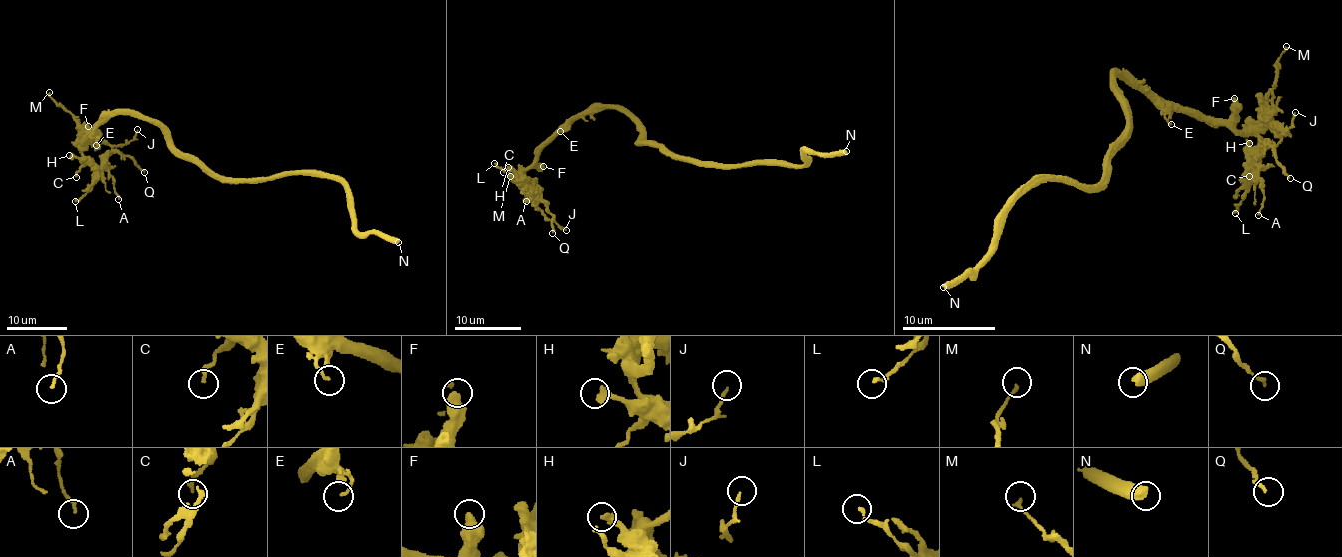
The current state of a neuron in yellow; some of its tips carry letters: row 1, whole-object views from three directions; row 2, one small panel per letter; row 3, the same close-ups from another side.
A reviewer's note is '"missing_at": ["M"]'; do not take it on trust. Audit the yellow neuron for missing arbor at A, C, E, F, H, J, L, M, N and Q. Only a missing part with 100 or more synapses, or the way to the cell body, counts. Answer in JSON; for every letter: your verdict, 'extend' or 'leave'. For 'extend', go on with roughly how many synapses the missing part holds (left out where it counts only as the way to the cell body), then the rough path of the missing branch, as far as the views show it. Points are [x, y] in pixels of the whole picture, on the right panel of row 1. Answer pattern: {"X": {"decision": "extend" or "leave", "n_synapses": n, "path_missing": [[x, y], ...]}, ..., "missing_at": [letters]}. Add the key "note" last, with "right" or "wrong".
{"A": {"decision": "leave"}, "C": {"decision": "leave"}, "E": {"decision": "leave"}, "F": {"decision": "leave"}, "H": {"decision": "leave"}, "J": {"decision": "leave"}, "L": {"decision": "leave"}, "M": {"decision": "leave"}, "N": {"decision": "extend", "n_synapses": 140}, "Q": {"decision": "leave"}, "missing_at": ["N"], "note": "wrong"}

